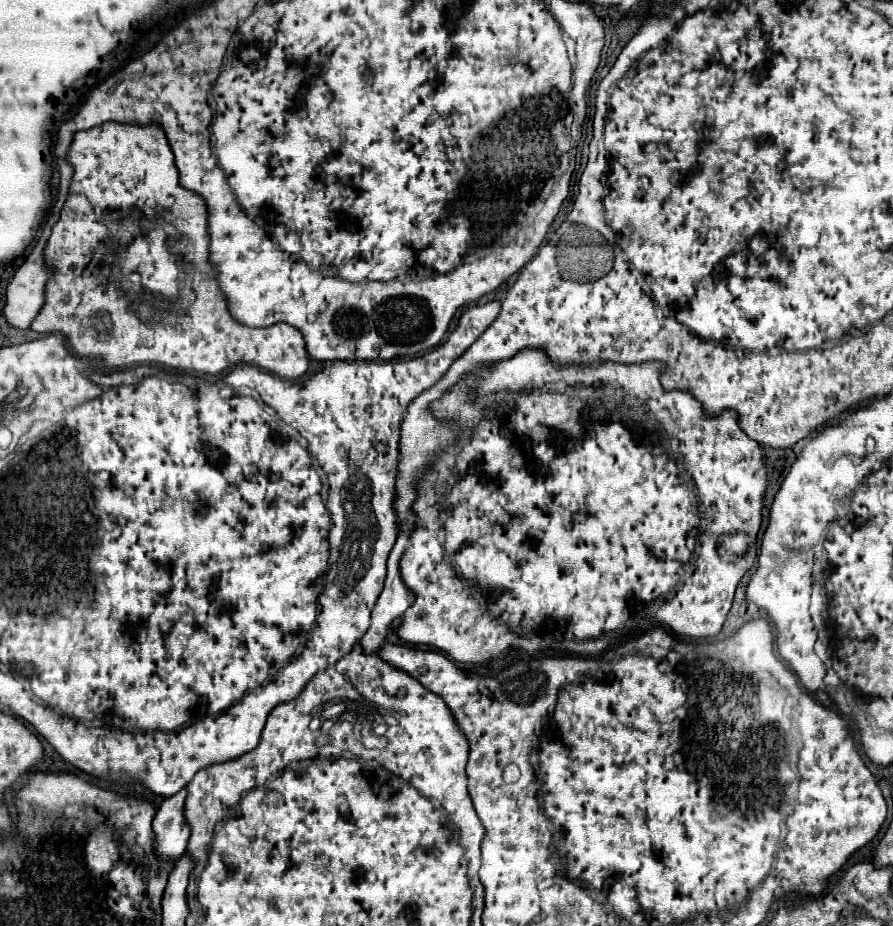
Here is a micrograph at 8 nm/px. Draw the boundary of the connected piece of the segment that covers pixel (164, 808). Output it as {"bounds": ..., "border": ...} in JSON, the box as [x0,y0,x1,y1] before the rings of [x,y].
{"bounds":[152,790,190,862],"border":[[[180,790],[178,794],[166,798],[162,806],[158,808],[152,828],[156,832],[156,854],[160,860],[172,860],[176,862],[178,856],[186,850],[188,838],[190,838],[190,826],[184,818],[184,800],[186,790]]]}

